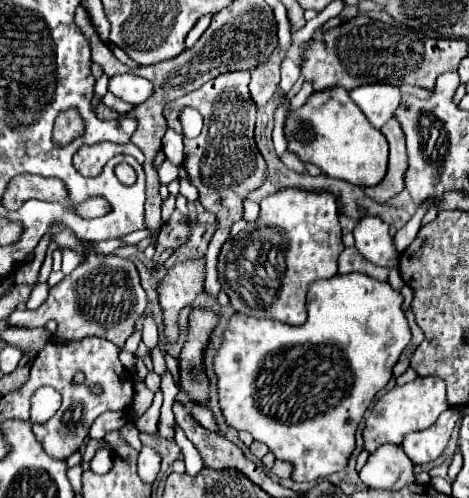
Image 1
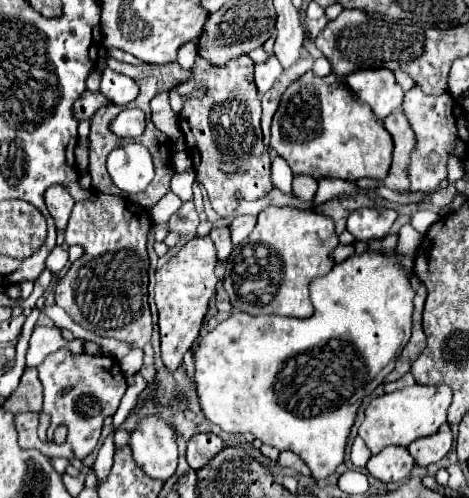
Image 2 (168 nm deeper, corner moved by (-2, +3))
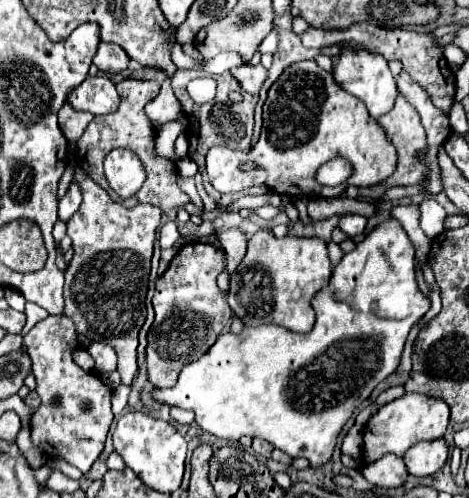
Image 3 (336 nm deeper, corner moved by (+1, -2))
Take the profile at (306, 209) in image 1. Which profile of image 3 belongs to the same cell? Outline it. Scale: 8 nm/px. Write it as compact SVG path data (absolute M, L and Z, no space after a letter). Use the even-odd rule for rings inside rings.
M259 229L247 245L247 255L235 269L235 273L229 277L231 287L229 287L229 307L233 313L245 323L245 325L263 325L263 323L277 323L283 325L291 331L297 333L307 333L311 331L315 323L315 311L311 307L311 297L327 285L331 277L331 263L327 255L327 243L319 237L275 237L271 229Z

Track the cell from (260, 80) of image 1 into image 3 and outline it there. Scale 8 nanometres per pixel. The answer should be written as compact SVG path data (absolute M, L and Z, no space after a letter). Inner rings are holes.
M245 63L237 69L231 69L231 73L237 77L237 81L241 83L241 87L251 93L251 95L259 95L261 91L261 85L265 83L267 79L267 69L259 63L259 65L251 65L251 63Z

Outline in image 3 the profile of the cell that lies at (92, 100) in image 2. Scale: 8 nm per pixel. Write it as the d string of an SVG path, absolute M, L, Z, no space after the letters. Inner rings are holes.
M65 103L61 107L61 111L59 111L59 125L61 125L61 129L63 129L63 133L65 133L65 137L69 141L77 141L81 137L81 133L85 131L85 127L89 125L91 119L93 119L91 113L79 111L75 107L71 109L69 103Z

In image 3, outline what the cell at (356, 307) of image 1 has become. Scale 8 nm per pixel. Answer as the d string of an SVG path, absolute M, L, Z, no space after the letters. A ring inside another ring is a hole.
M387 219L385 223L377 225L367 237L365 241L361 241L351 253L343 255L343 259L335 265L333 269L333 275L329 279L329 283L313 295L311 299L311 305L317 313L317 321L313 325L313 329L309 333L295 333L295 331L289 331L281 325L259 325L259 327L243 327L241 333L223 333L217 337L217 341L209 347L209 351L193 361L193 363L187 363L177 379L177 385L171 387L171 389L155 389L153 395L155 399L159 399L161 403L169 403L169 405L179 405L181 409L193 409L195 411L195 423L215 435L215 437L221 437L221 439L227 439L227 441L239 441L243 435L249 435L249 437L259 437L259 439L265 439L269 441L275 449L281 449L283 453L287 453L289 457L305 457L311 467L323 467L325 463L329 463L331 455L333 455L333 449L335 449L335 443L337 443L337 435L341 433L343 425L349 421L349 417L353 415L353 411L369 399L371 391L385 379L389 377L397 365L399 365L399 359L401 359L401 353L403 353L403 345L407 341L407 335L413 327L413 323L427 313L429 309L429 297L425 297L419 287L417 287L417 281L415 281L415 257L413 257L413 245L407 237L407 233L403 231L403 227L399 225L399 221L395 219Z

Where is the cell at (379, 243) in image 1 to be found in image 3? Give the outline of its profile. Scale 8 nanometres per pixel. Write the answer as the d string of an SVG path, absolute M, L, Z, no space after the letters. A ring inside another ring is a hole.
M357 213L343 215L343 217L341 217L341 221L339 221L339 229L341 229L347 237L361 235L361 233L365 231L365 225L367 225L367 217L357 215Z

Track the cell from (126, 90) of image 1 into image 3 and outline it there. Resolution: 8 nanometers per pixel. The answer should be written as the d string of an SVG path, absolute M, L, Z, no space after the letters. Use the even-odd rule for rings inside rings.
M97 75L85 79L69 95L69 103L79 111L89 111L93 115L105 115L117 111L121 97L115 89L115 83L107 75Z

